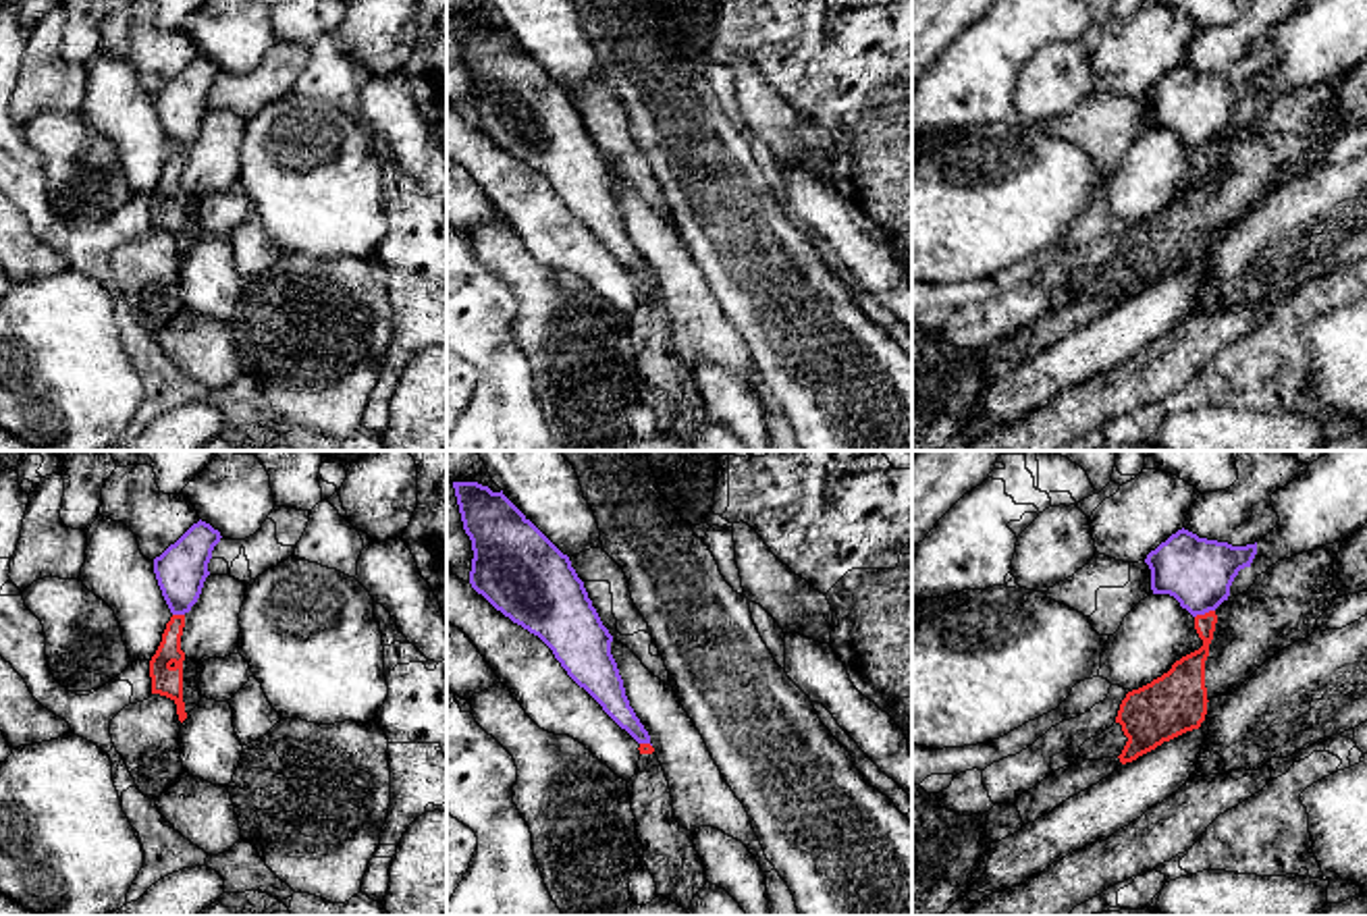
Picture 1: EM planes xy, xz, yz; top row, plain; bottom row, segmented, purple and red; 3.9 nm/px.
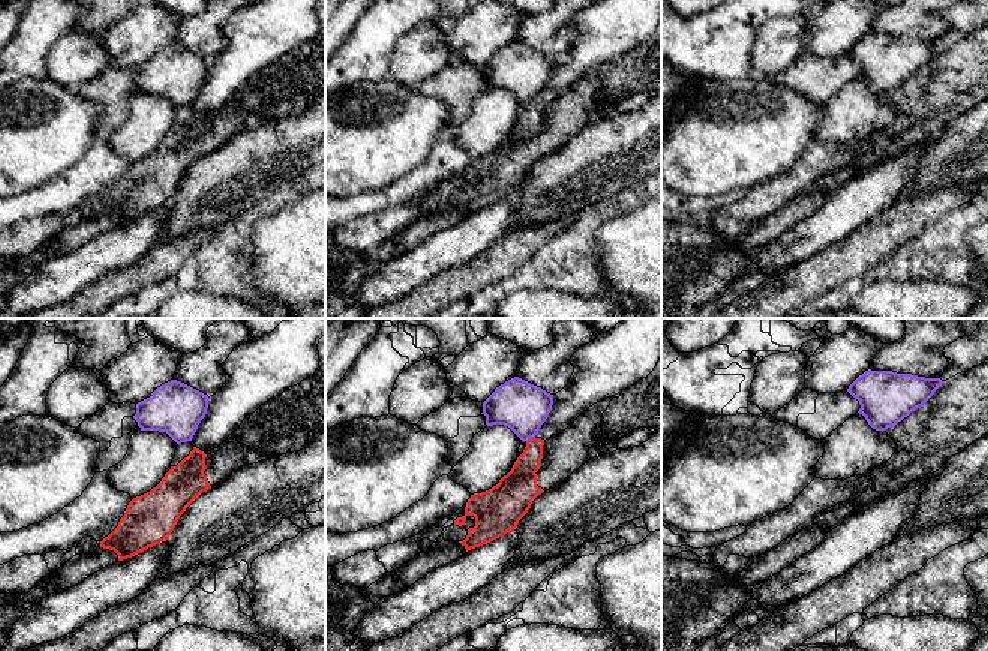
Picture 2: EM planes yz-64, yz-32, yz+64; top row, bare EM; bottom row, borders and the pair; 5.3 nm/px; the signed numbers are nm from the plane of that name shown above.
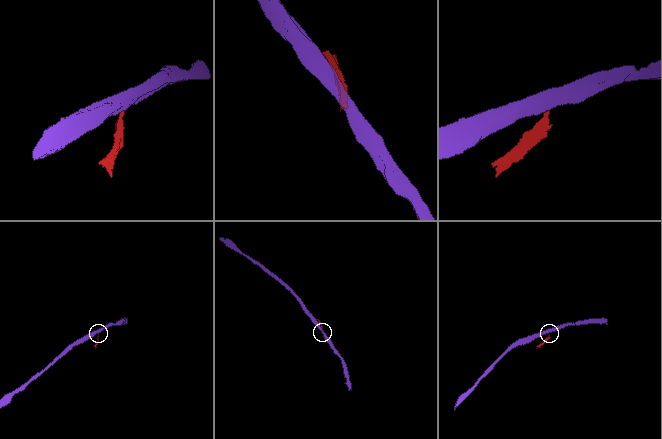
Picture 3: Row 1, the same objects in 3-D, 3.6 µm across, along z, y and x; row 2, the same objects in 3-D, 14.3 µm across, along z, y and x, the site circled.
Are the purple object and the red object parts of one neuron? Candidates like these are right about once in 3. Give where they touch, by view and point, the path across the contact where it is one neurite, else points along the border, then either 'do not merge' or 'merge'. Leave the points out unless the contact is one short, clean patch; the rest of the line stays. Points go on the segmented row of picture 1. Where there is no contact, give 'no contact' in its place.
contact yz (1203, 613); border yz (1214, 609), (1195, 617); do not merge

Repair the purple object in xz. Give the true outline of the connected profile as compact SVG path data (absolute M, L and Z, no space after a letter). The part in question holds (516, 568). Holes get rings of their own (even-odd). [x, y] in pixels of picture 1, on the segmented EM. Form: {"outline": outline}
{"outline": "M453 482L453 488L474 550L472 588L538 636L567 675L638 744L650 744L611 654L613 636L569 557L503 490L478 482Z"}

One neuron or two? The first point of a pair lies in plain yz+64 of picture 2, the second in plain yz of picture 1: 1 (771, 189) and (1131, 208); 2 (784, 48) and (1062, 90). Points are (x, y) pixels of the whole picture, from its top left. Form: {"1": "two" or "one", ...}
{"1": "two", "2": "one"}

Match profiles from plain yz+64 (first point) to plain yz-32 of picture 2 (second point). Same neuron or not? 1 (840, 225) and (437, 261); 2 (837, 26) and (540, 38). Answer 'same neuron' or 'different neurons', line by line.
1: same neuron
2: different neurons

